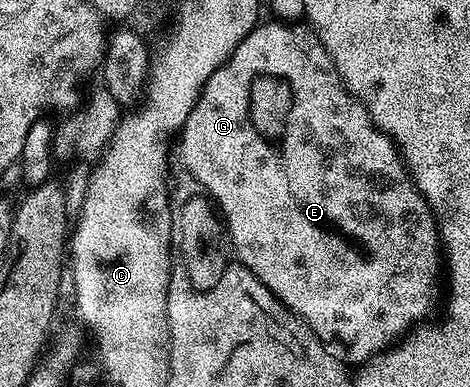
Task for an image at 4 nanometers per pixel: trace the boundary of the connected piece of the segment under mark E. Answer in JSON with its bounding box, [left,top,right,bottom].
[178,19,442,367]

